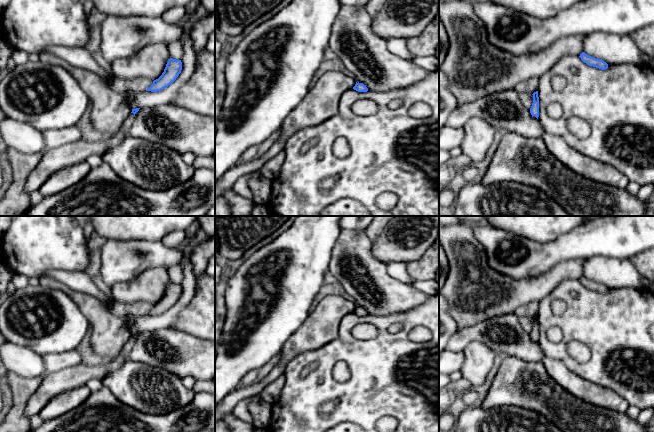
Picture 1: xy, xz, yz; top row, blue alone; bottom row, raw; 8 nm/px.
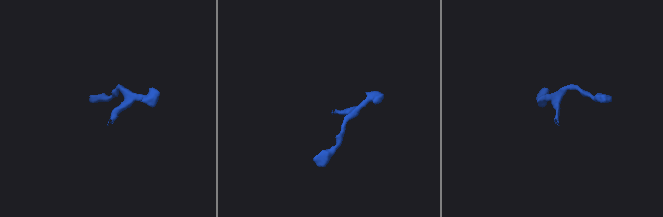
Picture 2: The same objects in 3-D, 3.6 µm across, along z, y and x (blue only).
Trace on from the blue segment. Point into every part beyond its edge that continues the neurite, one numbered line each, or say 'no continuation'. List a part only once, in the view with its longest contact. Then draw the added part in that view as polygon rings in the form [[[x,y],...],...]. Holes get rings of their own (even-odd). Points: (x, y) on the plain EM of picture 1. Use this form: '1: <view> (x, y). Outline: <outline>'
1: xy (55, 383). Outline: [[[131,337],[122,348],[120,354],[107,364],[98,366],[79,364],[45,374],[39,388],[27,402],[25,415],[30,419],[35,414],[38,414],[58,394],[82,387],[93,378],[103,380],[108,374],[119,369],[124,364],[128,359],[133,344],[134,338]]]

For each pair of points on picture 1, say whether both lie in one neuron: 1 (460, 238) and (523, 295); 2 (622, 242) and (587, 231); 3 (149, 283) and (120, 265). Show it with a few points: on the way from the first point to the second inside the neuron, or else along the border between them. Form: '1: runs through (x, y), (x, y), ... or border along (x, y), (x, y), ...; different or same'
1: runs through (467, 259), (469, 268), (502, 299); same
2: runs through (613, 236), (596, 236); same
3: border along (160, 266), (147, 268), (128, 281), (116, 283); different

